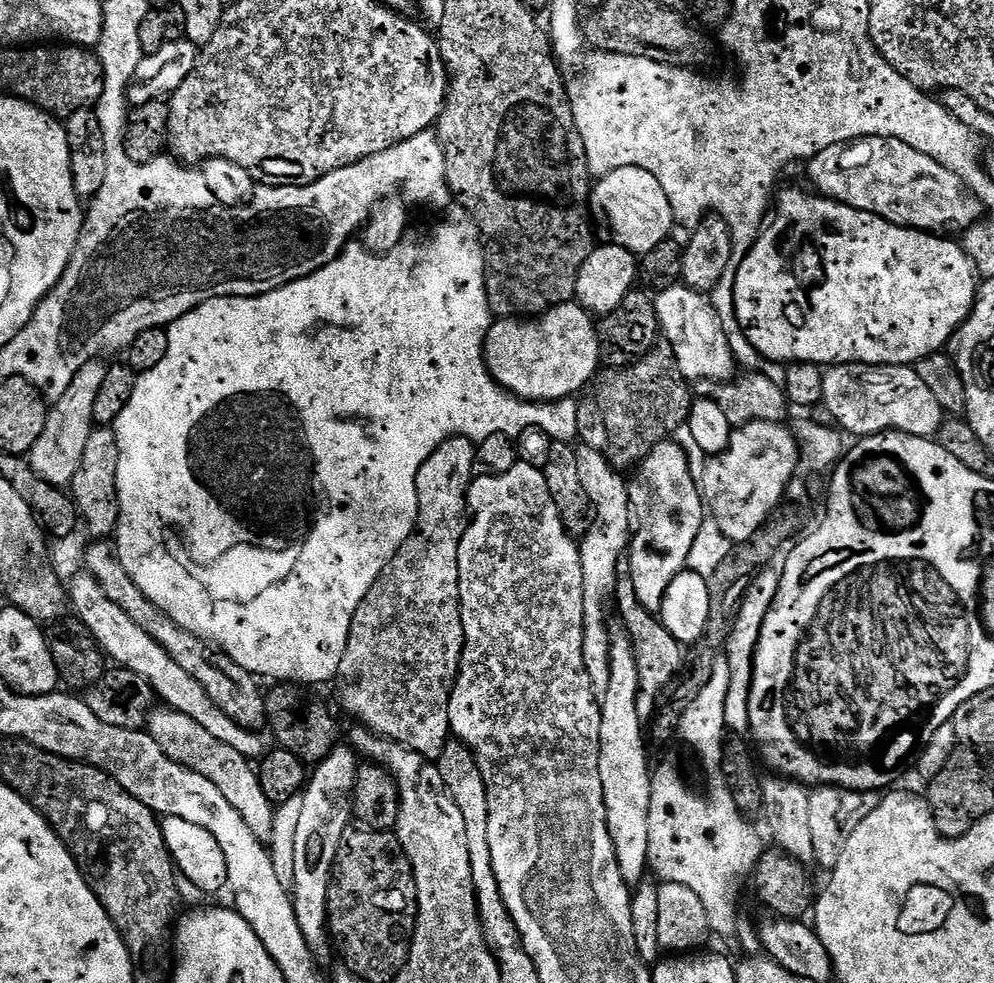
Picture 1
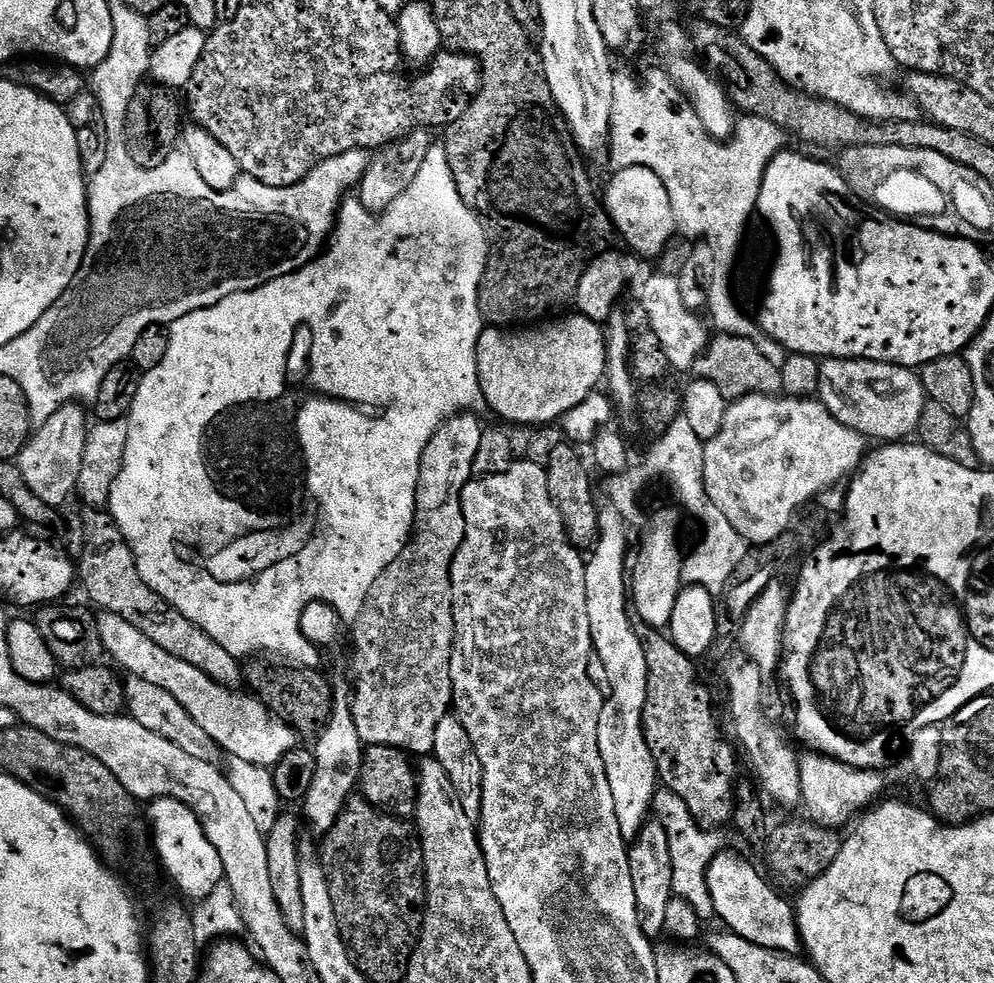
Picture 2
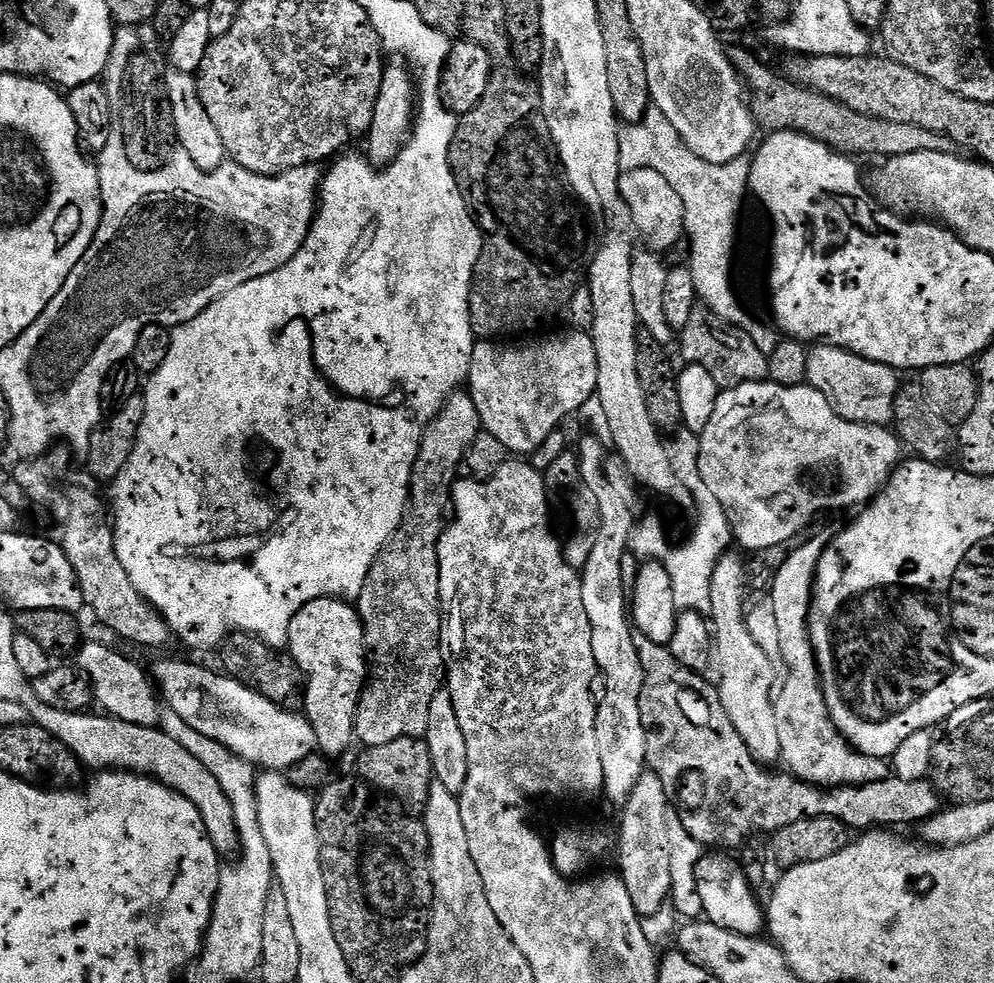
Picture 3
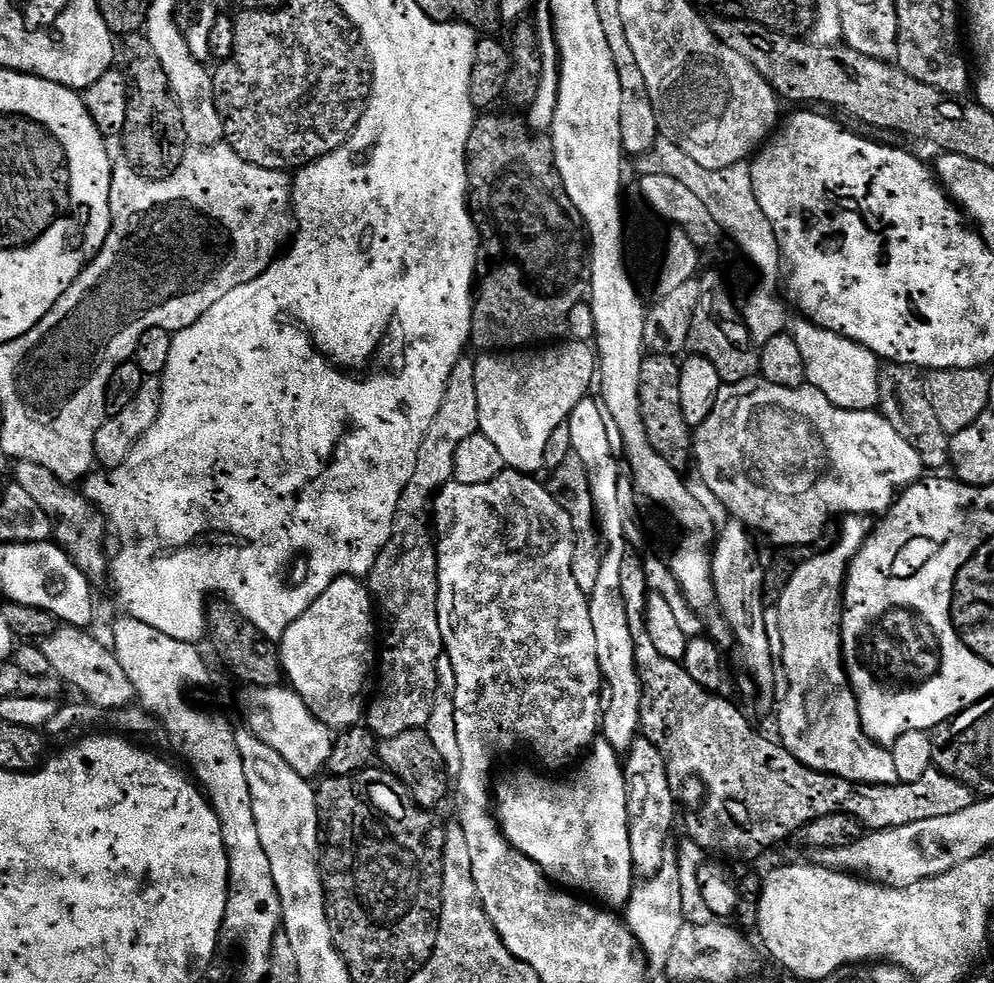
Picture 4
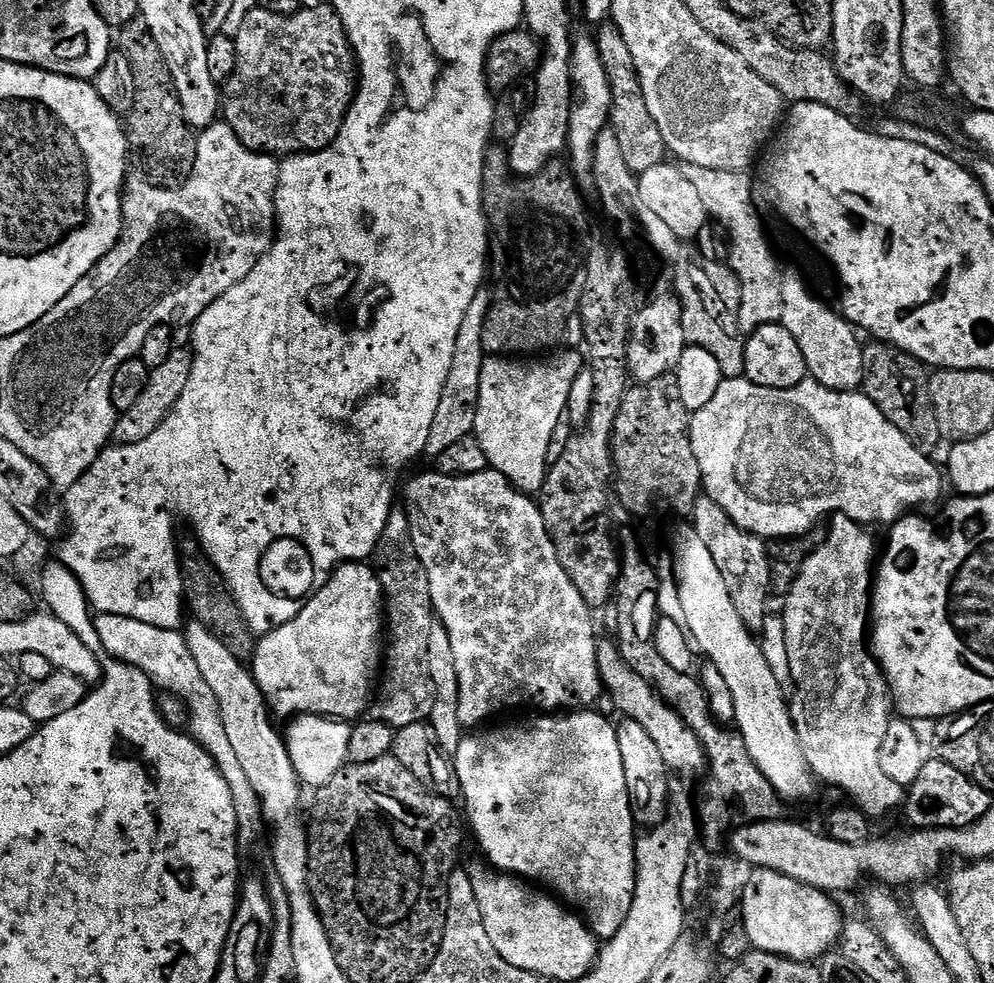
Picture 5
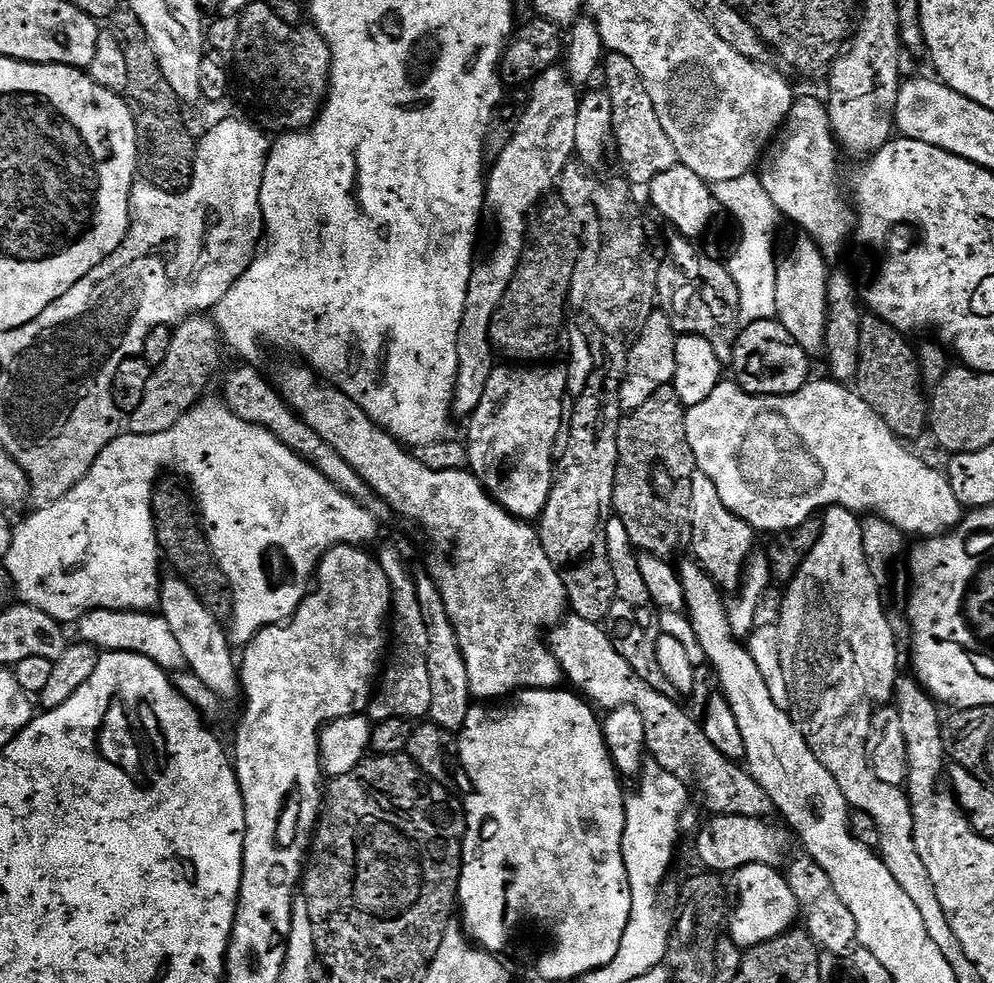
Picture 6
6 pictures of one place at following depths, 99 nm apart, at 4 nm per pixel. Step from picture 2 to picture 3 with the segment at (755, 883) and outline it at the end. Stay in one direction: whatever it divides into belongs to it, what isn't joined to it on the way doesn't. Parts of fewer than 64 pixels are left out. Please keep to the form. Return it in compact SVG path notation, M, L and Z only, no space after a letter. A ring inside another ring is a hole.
M712 850L701 855L696 867L696 885L707 923L722 926L722 930L730 930L739 936L759 937L765 931L765 909L756 901L757 893L750 886L735 855L724 850Z

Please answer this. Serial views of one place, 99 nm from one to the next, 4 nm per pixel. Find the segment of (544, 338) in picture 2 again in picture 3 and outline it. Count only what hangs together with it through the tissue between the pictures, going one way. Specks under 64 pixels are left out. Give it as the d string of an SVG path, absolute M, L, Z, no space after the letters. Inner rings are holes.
M584 330L572 332L556 332L553 336L540 334L523 342L503 343L495 340L477 339L472 345L470 370L466 381L466 391L472 397L478 410L480 427L485 432L494 434L498 442L508 449L509 453L525 452L531 454L546 438L552 438L556 427L567 418L571 412L579 413L584 403L596 395L598 386L598 354L594 350L591 335Z

